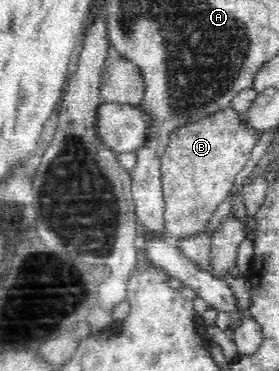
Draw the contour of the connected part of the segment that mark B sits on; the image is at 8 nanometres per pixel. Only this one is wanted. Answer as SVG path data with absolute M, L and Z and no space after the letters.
M231 107L170 131L169 143L160 159L165 229L169 239L175 242L204 231L208 217L224 202L262 134Z

